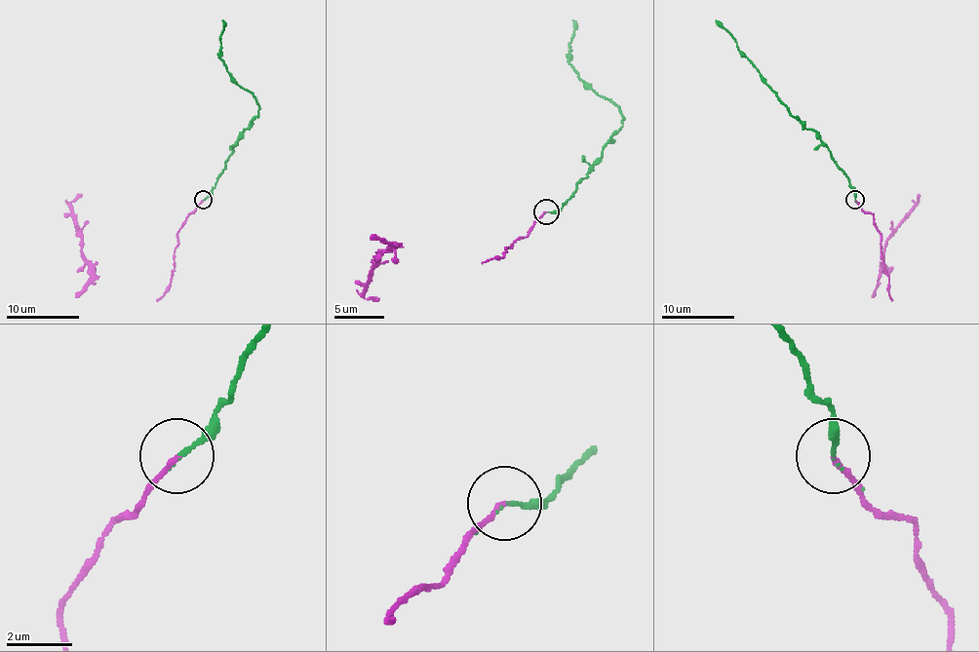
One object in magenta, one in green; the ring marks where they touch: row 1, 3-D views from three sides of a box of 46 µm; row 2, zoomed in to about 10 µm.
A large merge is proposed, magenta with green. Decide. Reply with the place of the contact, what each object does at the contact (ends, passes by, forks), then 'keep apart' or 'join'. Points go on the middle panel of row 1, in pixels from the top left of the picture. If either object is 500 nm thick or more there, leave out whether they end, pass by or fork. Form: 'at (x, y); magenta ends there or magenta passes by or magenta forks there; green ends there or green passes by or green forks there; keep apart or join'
at (546, 211); magenta ends there; green ends there; join

